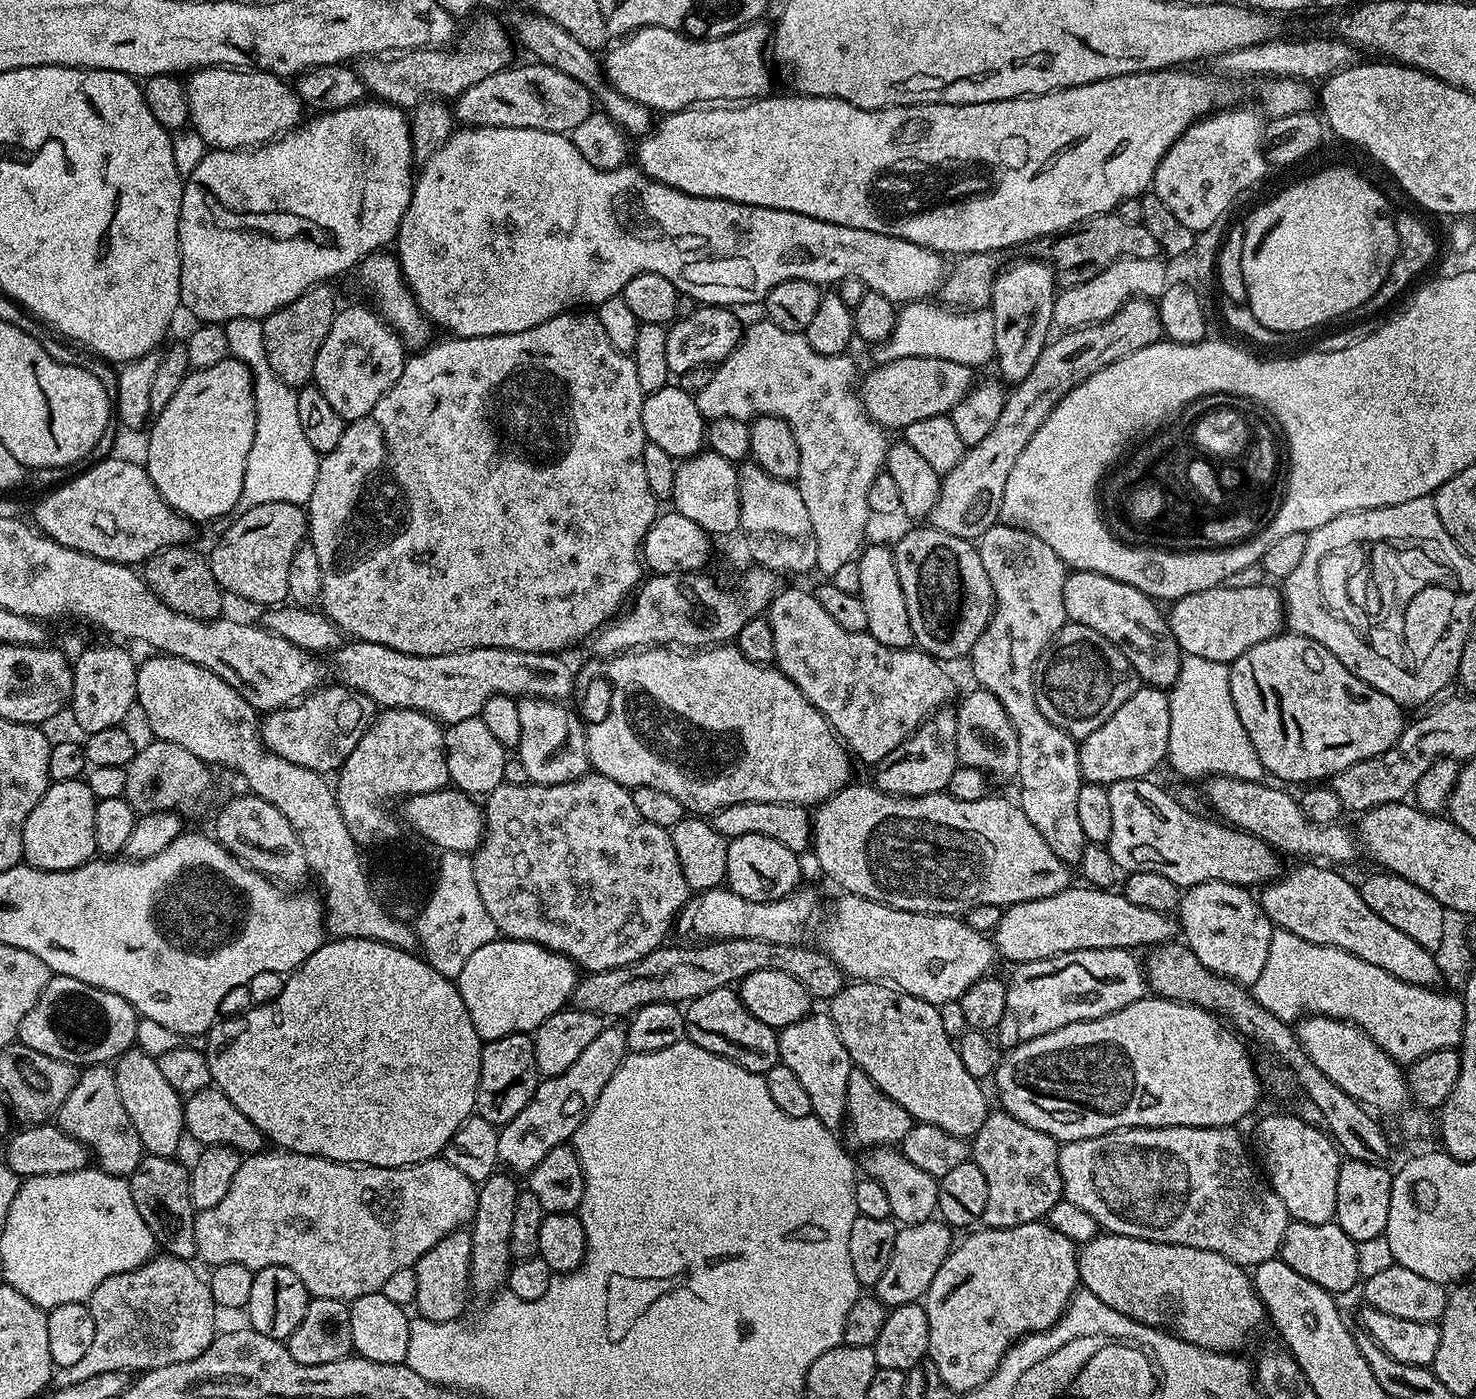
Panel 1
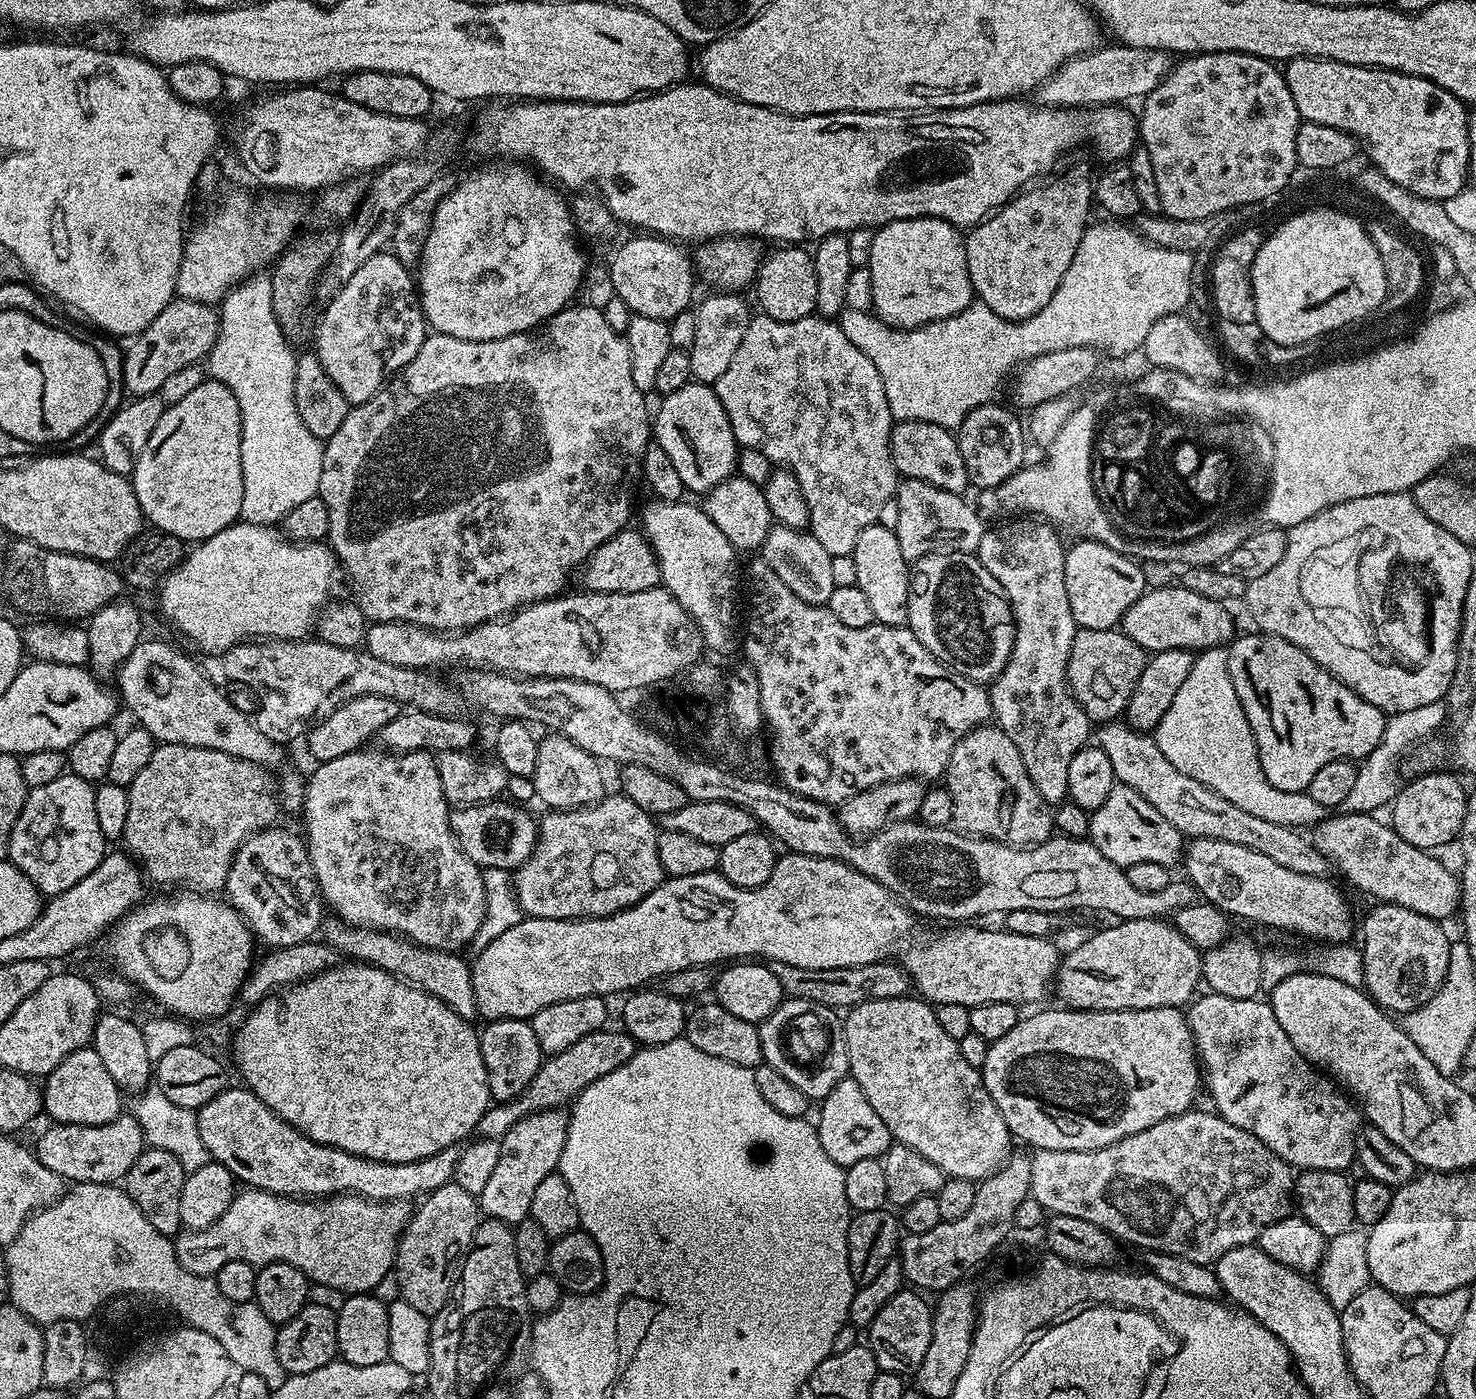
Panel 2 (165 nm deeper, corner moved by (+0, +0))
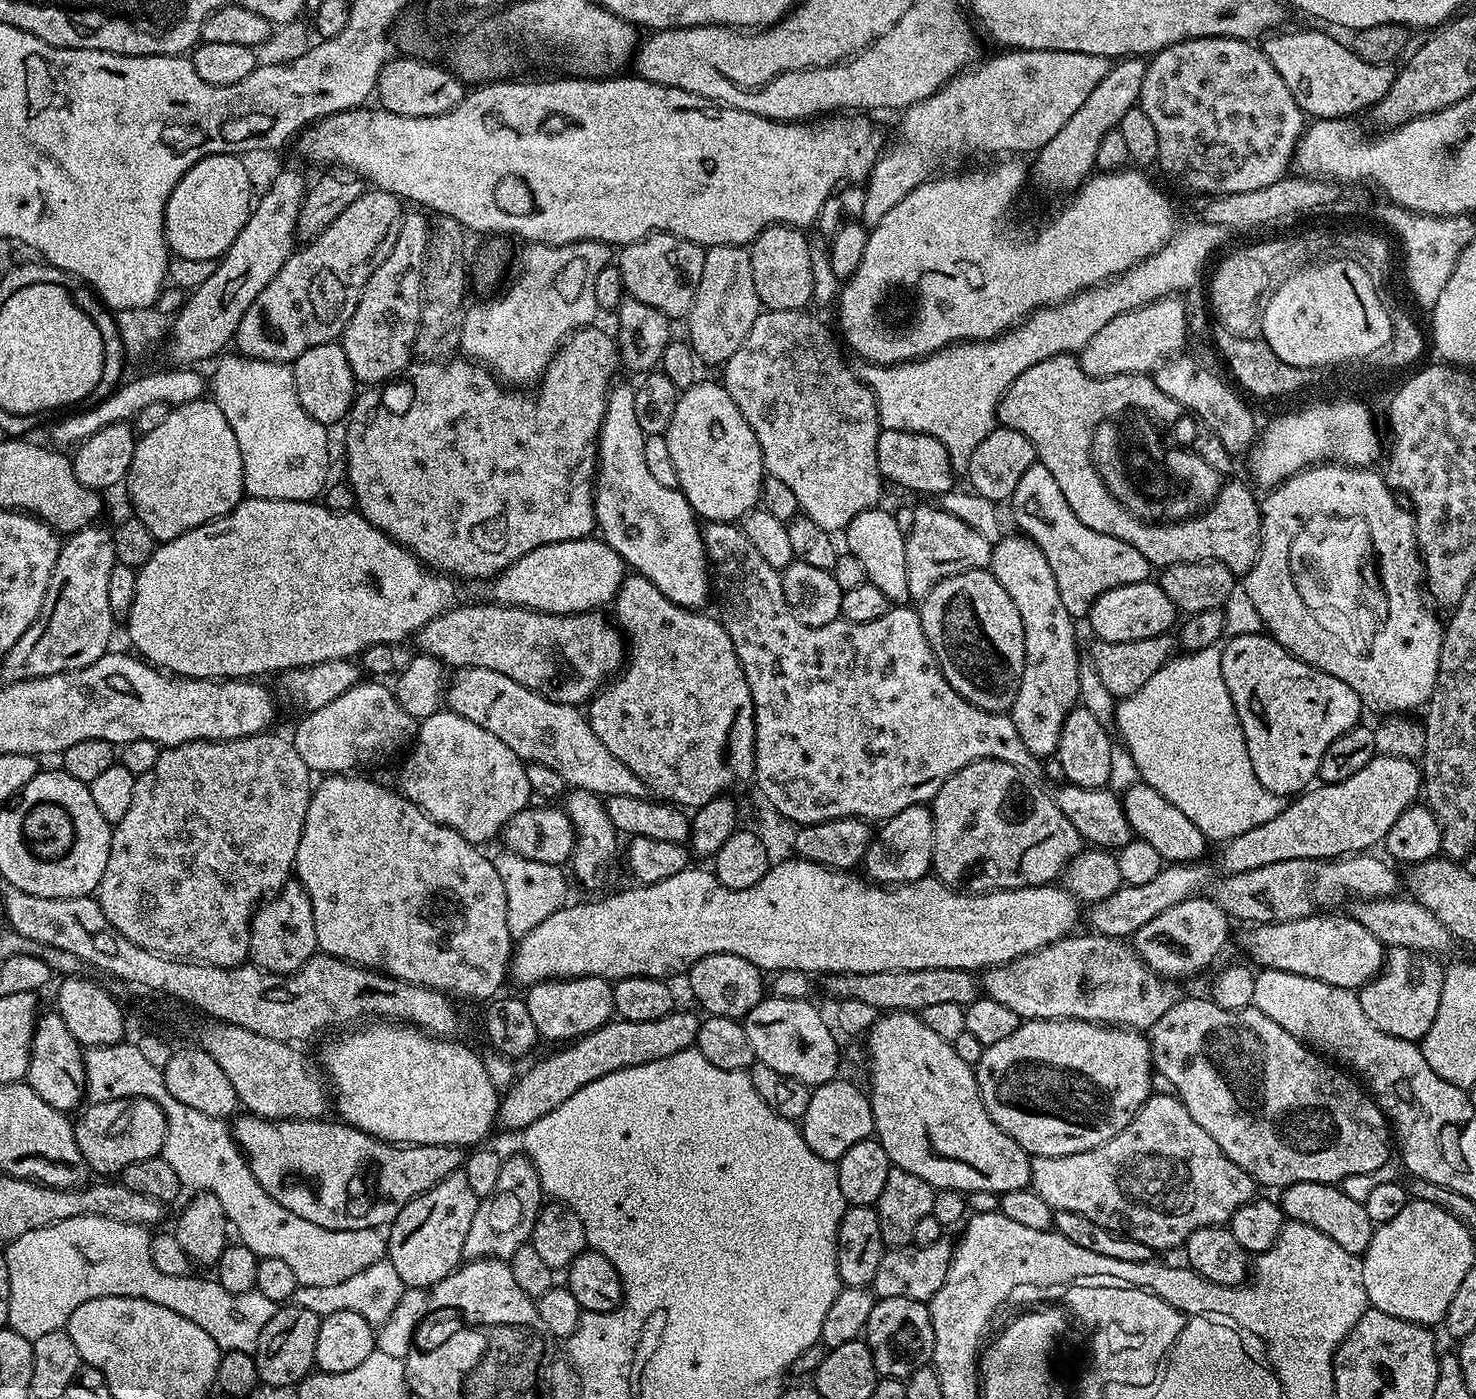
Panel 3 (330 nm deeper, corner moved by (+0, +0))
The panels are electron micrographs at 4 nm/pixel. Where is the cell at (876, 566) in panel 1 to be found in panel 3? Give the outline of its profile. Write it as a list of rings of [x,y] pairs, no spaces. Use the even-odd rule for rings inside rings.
[[[884,506],[862,510],[862,514],[854,517],[842,533],[843,539],[848,539],[846,551],[854,558],[858,558],[862,570],[866,570],[868,583],[878,586],[878,590],[882,590],[888,601],[896,606],[907,605],[910,600],[906,574],[905,535],[902,530],[898,530],[893,513],[889,509],[884,509]]]

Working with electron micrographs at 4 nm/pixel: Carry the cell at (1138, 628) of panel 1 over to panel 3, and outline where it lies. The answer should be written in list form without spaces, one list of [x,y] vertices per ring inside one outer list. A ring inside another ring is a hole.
[[[1037,462],[1022,474],[1022,482],[1018,482],[1014,490],[1010,507],[1020,527],[1017,529],[1033,540],[1042,554],[1046,554],[1046,562],[1050,562],[1050,570],[1054,570],[1054,582],[1058,582],[1058,594],[1073,618],[1087,617],[1092,603],[1106,594],[1106,590],[1149,579],[1150,565],[1134,546],[1122,542],[1122,538],[1098,534],[1098,530],[1090,530],[1090,526],[1078,522],[1074,510],[1070,510],[1066,498],[1062,498],[1054,474],[1050,474],[1046,466]]]

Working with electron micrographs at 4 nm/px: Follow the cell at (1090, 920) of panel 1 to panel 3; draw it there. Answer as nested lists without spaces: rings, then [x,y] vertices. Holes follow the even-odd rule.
[[[1317,914],[1291,920],[1290,922],[1258,924],[1249,927],[1247,929],[1249,932],[1241,934],[1240,944],[1244,947],[1245,954],[1249,956],[1247,959],[1253,965],[1260,964],[1256,966],[1261,969],[1286,970],[1290,974],[1302,974],[1306,978],[1326,982],[1330,986],[1342,986],[1343,988],[1359,990],[1369,980],[1376,979],[1380,969],[1384,967],[1385,945],[1381,944],[1378,938],[1374,938],[1374,934],[1370,934],[1370,930],[1366,930],[1366,926],[1362,926],[1362,922],[1358,922],[1351,914],[1344,914],[1344,916],[1332,915],[1336,914]]]

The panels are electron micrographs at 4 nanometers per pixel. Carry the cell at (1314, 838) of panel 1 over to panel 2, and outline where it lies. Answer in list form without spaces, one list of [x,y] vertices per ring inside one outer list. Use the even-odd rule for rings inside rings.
[[[1346,813],[1346,814],[1328,814],[1319,824],[1311,829],[1310,839],[1312,845],[1318,850],[1318,854],[1322,854],[1329,862],[1333,869],[1336,868],[1357,888],[1360,892],[1365,892],[1368,896],[1373,896],[1373,901],[1383,902],[1386,904],[1397,904],[1398,906],[1406,906],[1406,910],[1414,910],[1418,914],[1426,914],[1426,918],[1434,918],[1441,922],[1447,921],[1447,916],[1455,917],[1460,907],[1460,881],[1455,871],[1451,872],[1442,861],[1439,855],[1433,854],[1431,851],[1419,848],[1418,846],[1410,846],[1410,842],[1406,842],[1402,838],[1398,838],[1398,834],[1392,829],[1391,823],[1375,820],[1377,817],[1366,813]]]

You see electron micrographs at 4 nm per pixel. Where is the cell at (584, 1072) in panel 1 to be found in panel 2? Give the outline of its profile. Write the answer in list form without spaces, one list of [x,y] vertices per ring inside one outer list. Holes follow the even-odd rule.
[[[563,1107],[545,1108],[514,1122],[508,1133],[500,1137],[502,1154],[478,1198],[481,1213],[487,1219],[500,1220],[509,1226],[529,1219],[530,1202],[534,1202],[536,1187],[541,1184],[542,1178],[553,1175],[559,1169],[562,1146],[566,1146],[568,1118],[569,1113]]]

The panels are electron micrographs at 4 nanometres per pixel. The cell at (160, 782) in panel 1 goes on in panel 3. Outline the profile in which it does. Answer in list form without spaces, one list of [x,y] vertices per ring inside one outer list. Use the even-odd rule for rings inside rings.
[[[271,731],[259,732],[256,736],[243,736],[237,740],[188,740],[184,744],[174,744],[165,747],[161,751],[160,757],[153,767],[140,776],[136,777],[134,782],[134,799],[130,801],[126,814],[112,830],[110,838],[110,858],[106,858],[106,870],[102,874],[100,884],[94,893],[95,899],[99,900],[102,906],[102,914],[106,914],[106,918],[110,918],[110,926],[114,926],[114,930],[118,930],[118,934],[126,934],[126,938],[130,938],[130,942],[134,942],[138,946],[142,946],[151,952],[157,952],[163,956],[171,956],[173,960],[191,960],[193,964],[209,964],[210,966],[218,966],[219,968],[237,968],[249,959],[248,951],[250,950],[250,938],[252,937],[252,915],[256,913],[258,905],[265,898],[271,897],[280,891],[285,884],[288,883],[294,872],[296,855],[298,854],[298,842],[302,838],[302,830],[306,826],[306,810],[310,806],[310,798],[314,787],[313,773],[308,771],[306,762],[302,762],[302,758],[298,758],[298,750],[294,750],[291,739],[287,735],[272,736]]]

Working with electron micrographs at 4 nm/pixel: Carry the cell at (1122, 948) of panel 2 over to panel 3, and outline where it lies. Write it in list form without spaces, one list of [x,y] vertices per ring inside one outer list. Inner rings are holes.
[[[1207,895],[1191,896],[1188,900],[1178,902],[1178,906],[1170,906],[1170,910],[1162,910],[1158,918],[1150,918],[1142,930],[1134,937],[1136,953],[1144,959],[1145,964],[1161,978],[1176,978],[1172,976],[1192,976],[1200,972],[1220,951],[1228,940],[1228,924],[1230,917],[1218,907]]]

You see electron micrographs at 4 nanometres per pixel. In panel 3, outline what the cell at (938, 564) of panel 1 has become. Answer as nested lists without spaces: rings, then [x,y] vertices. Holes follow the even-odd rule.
[[[969,568],[966,572],[940,580],[938,586],[931,588],[923,600],[919,601],[918,611],[922,630],[946,682],[950,682],[950,686],[954,686],[956,693],[966,698],[966,702],[987,712],[1007,713],[1018,694],[1018,686],[1024,673],[1024,631],[1018,606],[1014,606],[1010,594],[1006,594],[1006,590],[998,586],[991,571]]]

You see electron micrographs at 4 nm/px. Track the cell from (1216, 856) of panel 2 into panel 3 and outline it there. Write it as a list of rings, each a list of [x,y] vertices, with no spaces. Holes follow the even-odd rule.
[[[1143,782],[1135,783],[1122,792],[1124,813],[1133,837],[1150,842],[1150,846],[1154,846],[1154,850],[1158,850],[1158,854],[1162,854],[1168,864],[1194,864],[1203,861],[1204,851],[1210,847],[1210,841],[1202,834],[1202,830],[1198,830],[1198,826],[1194,826],[1194,822],[1190,822],[1190,818],[1186,818],[1186,814],[1178,810],[1178,806],[1166,802],[1166,798],[1158,794],[1158,790]]]

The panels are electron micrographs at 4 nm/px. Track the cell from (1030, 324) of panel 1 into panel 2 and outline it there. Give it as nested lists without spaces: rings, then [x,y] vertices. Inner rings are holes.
[[[1072,168],[1057,180],[1047,180],[1040,182],[1045,184],[1037,183],[1017,192],[1007,204],[975,225],[964,242],[973,293],[979,303],[990,306],[990,310],[994,310],[994,314],[1003,320],[1030,318],[1038,314],[1038,310],[1042,310],[1050,298],[1054,298],[1054,290],[1058,290],[1066,270],[1070,270],[1070,262],[1074,262],[1074,254],[1078,254],[1078,242],[1082,242],[1084,229],[1090,223],[1088,215],[1092,208],[1094,212],[1094,184],[1090,176],[1088,180],[1086,169]]]

